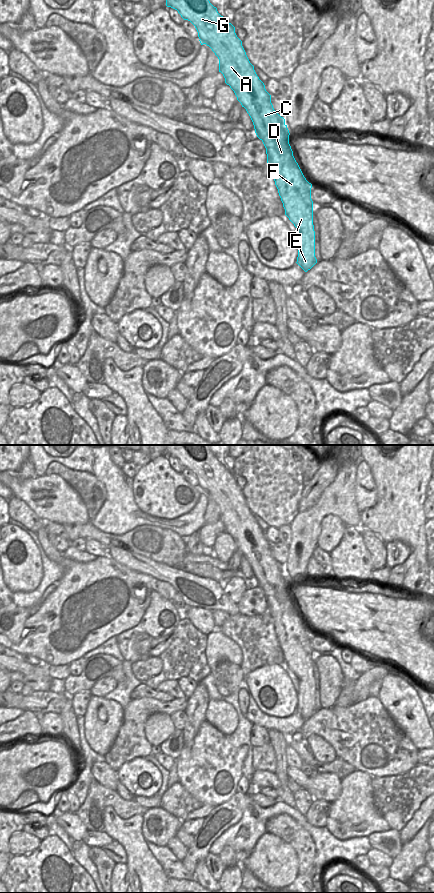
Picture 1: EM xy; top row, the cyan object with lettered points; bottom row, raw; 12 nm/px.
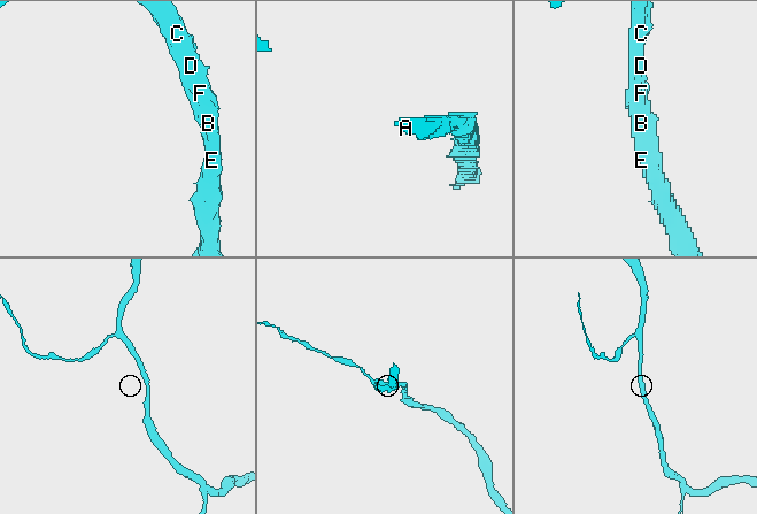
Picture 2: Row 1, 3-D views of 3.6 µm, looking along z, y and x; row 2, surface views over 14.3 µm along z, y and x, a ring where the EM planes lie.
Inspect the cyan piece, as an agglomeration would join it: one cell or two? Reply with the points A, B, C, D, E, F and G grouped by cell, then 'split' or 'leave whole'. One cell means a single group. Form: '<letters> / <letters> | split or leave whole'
A B C D E F G | leave whole

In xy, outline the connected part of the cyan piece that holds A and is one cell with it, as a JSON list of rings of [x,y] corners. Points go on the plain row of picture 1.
[[[166,445],[166,454],[178,459],[184,468],[190,469],[198,480],[201,493],[209,494],[219,507],[219,520],[225,526],[225,531],[234,539],[237,548],[241,551],[249,562],[257,585],[263,590],[266,596],[267,611],[274,621],[275,633],[285,657],[285,663],[294,672],[298,679],[299,689],[297,691],[298,705],[297,712],[307,720],[316,711],[315,705],[315,679],[313,673],[313,649],[311,647],[312,632],[304,625],[298,611],[296,610],[293,599],[289,592],[289,578],[285,572],[285,567],[281,565],[273,556],[271,543],[266,539],[264,531],[257,524],[254,514],[250,511],[246,500],[242,494],[242,489],[235,481],[235,475],[221,464],[217,456],[214,455],[207,445]]]

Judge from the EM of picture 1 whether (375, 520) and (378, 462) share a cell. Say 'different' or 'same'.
same

